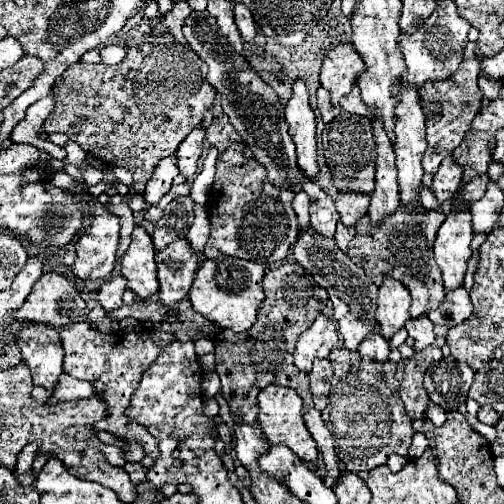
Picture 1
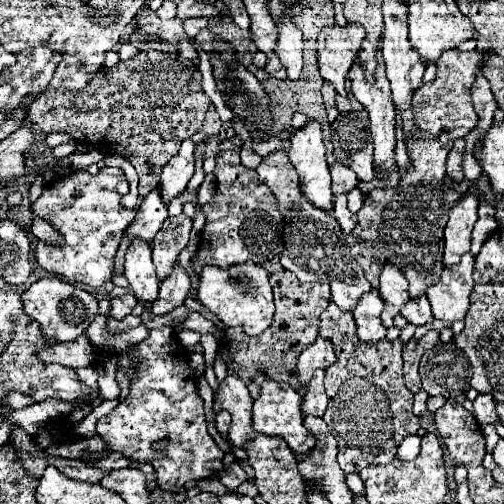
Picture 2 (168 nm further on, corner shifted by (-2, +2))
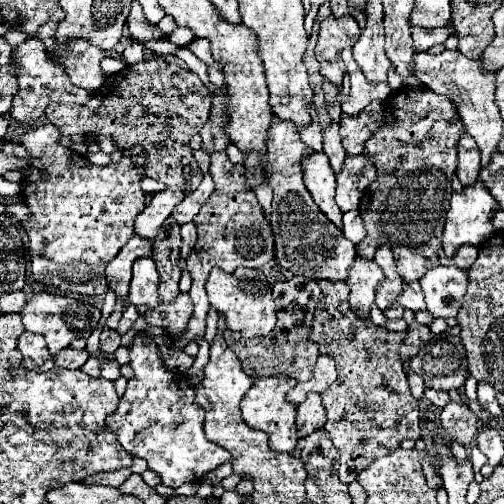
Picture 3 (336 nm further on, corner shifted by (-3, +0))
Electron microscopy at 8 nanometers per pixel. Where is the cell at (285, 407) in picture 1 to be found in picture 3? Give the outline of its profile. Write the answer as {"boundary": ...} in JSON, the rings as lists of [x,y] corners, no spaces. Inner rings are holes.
{"boundary":[[[274,376],[274,378],[262,378],[258,380],[244,396],[240,408],[242,408],[242,420],[256,428],[262,430],[270,436],[270,448],[276,452],[286,452],[292,454],[296,444],[298,444],[298,430],[296,430],[296,410],[298,406],[286,400],[286,392],[296,386],[296,380],[288,376]]]}

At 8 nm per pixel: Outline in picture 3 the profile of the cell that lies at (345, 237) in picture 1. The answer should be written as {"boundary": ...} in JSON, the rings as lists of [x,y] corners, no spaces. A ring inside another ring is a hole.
{"boundary":[[[364,154],[344,160],[342,172],[340,172],[340,176],[336,176],[336,182],[338,182],[336,204],[338,204],[338,208],[342,212],[348,212],[348,210],[358,208],[360,198],[362,198],[362,194],[358,190],[358,180],[360,180],[362,170],[366,166],[374,166],[374,162],[368,156],[364,156]]]}

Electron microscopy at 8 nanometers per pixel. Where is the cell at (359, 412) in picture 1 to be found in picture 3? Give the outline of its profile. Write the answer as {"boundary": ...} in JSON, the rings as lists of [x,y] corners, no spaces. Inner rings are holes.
{"boundary":[[[318,282],[324,298],[320,300],[312,326],[312,340],[320,344],[320,352],[330,354],[336,360],[338,380],[322,394],[322,402],[328,414],[324,430],[330,434],[336,450],[340,452],[340,480],[344,484],[354,482],[356,474],[364,470],[374,460],[392,454],[402,440],[418,440],[420,438],[420,418],[418,418],[418,402],[410,394],[410,386],[406,382],[406,374],[402,370],[402,360],[398,356],[398,348],[406,336],[406,332],[388,332],[372,322],[364,324],[348,306],[348,286],[340,282],[328,284]]]}

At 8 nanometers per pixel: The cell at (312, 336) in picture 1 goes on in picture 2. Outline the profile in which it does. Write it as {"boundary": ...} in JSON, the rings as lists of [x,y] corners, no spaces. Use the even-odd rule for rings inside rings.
{"boundary":[[[317,338],[315,344],[311,344],[307,350],[301,352],[299,362],[297,362],[297,374],[301,386],[307,386],[309,380],[313,378],[313,372],[317,368],[329,368],[335,362],[335,352],[331,340]]]}

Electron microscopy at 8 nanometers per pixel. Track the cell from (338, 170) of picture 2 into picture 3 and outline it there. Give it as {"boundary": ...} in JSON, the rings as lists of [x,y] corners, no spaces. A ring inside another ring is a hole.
{"boundary":[[[330,124],[324,130],[324,152],[330,158],[334,174],[340,174],[344,158],[346,158],[346,152],[344,152],[344,146],[342,146],[342,138],[338,134],[338,124]]]}

